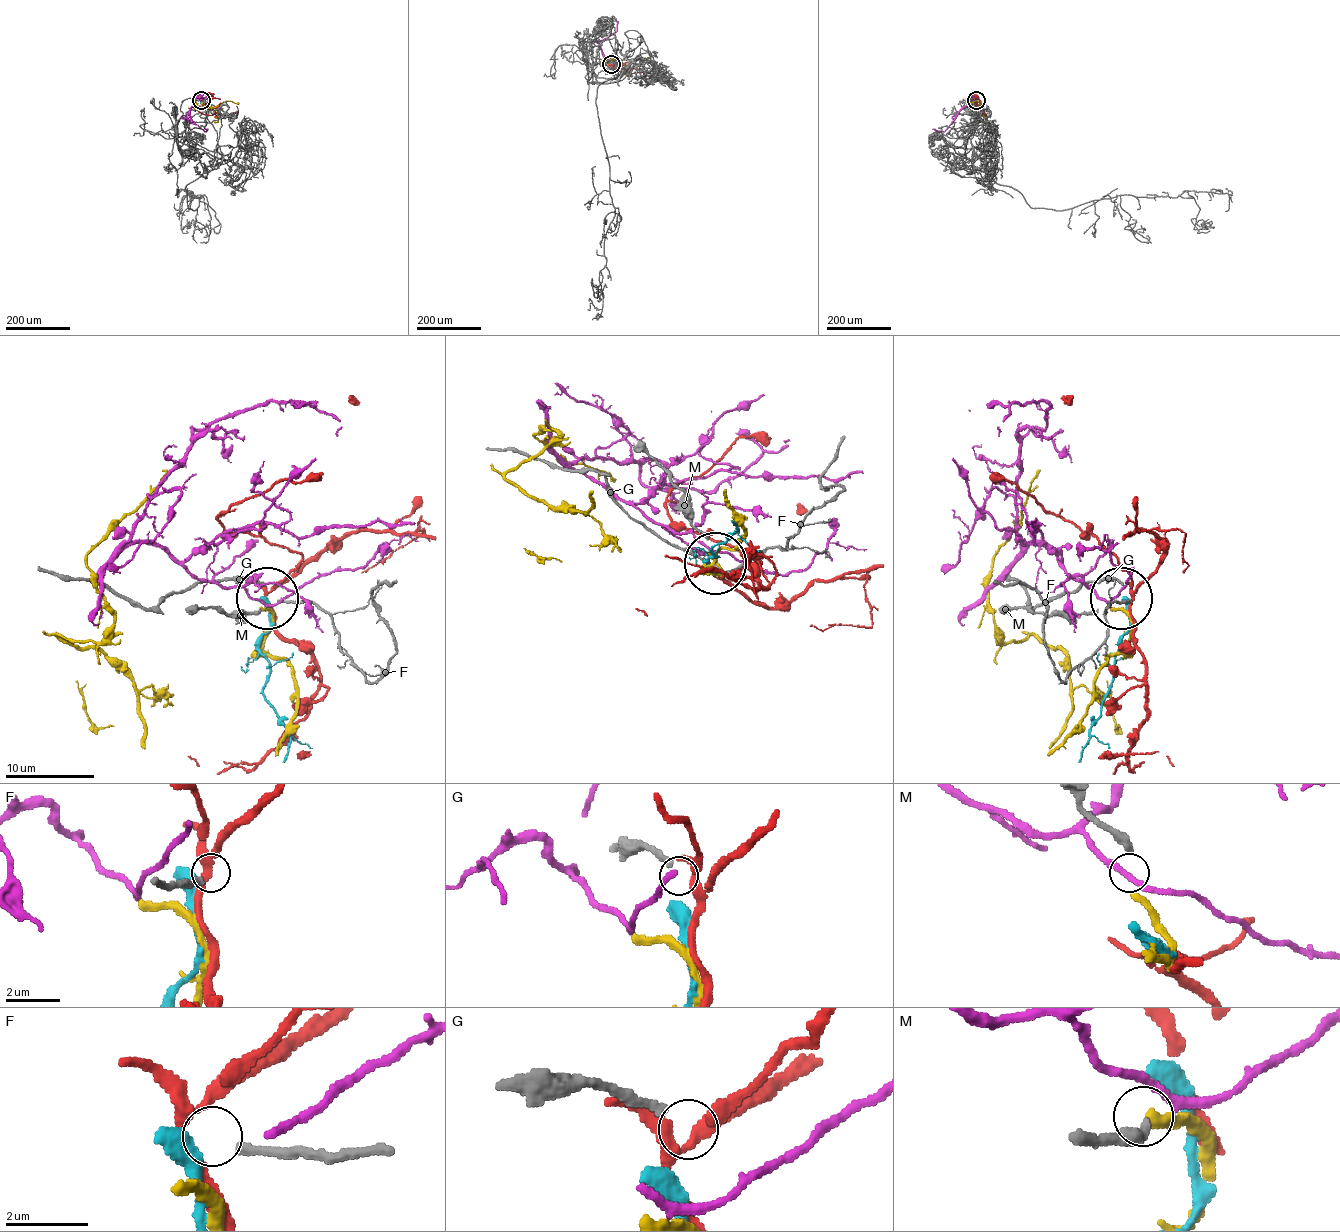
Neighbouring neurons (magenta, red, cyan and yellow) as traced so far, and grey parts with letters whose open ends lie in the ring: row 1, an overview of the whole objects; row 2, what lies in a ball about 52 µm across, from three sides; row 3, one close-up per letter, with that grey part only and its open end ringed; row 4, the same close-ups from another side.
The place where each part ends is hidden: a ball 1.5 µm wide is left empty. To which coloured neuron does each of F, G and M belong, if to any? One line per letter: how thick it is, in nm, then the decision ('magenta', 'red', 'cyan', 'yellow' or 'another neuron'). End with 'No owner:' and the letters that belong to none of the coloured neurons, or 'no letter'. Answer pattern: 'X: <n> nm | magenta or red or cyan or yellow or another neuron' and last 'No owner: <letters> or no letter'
F: 200 nm | another neuron
G: 180 nm | another neuron
M: 280 nm | yellow
No owner: F, G

